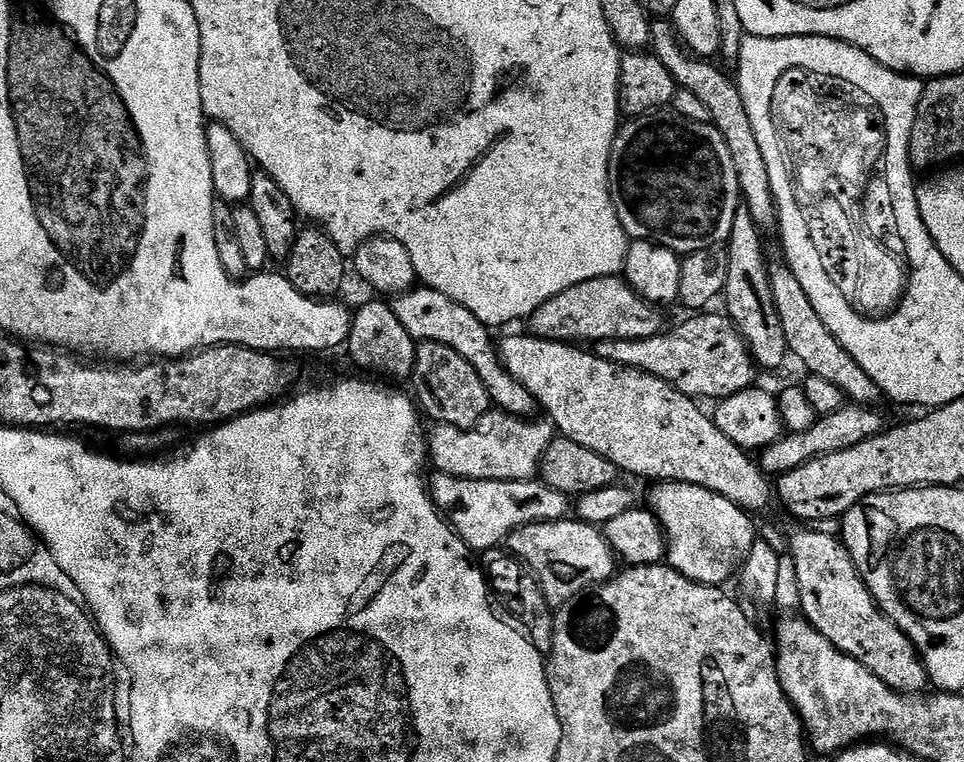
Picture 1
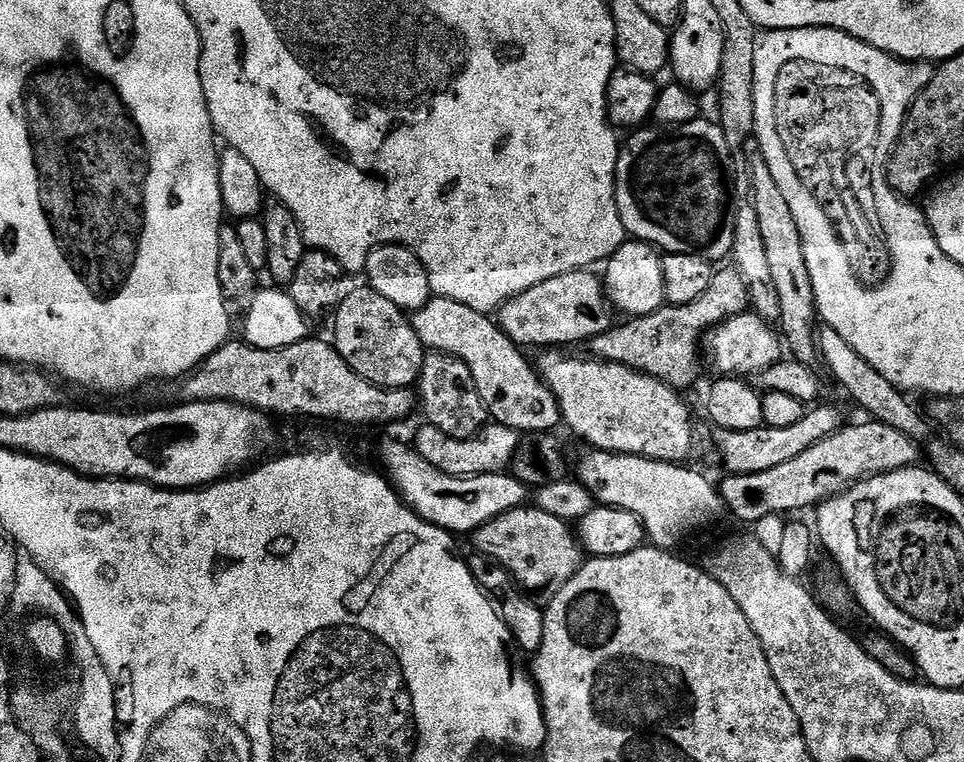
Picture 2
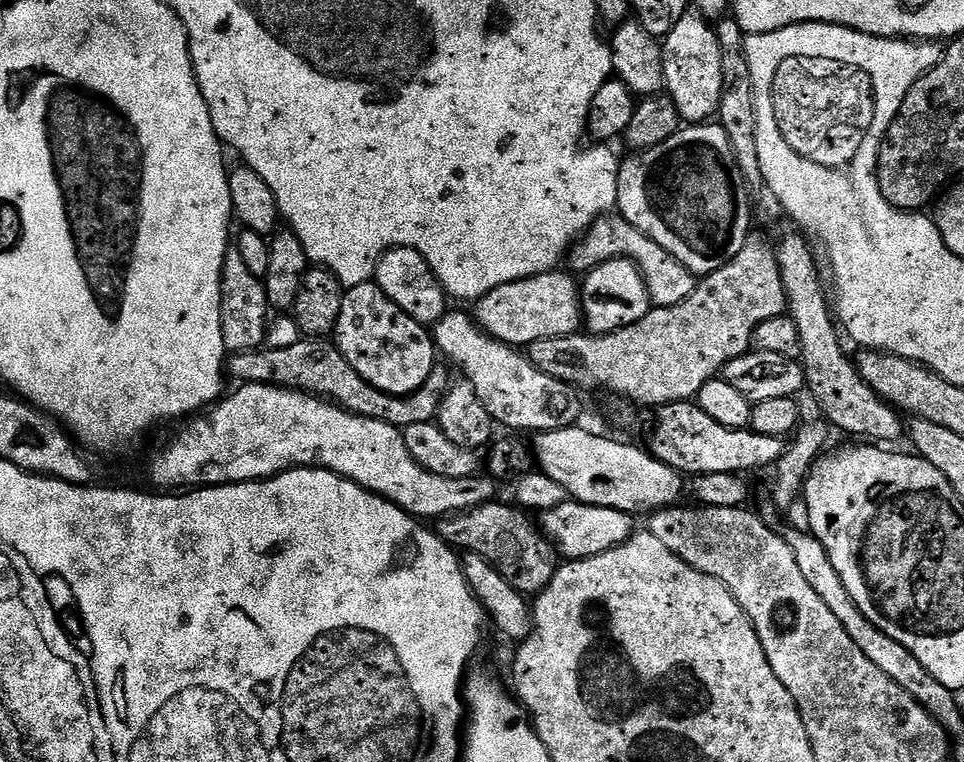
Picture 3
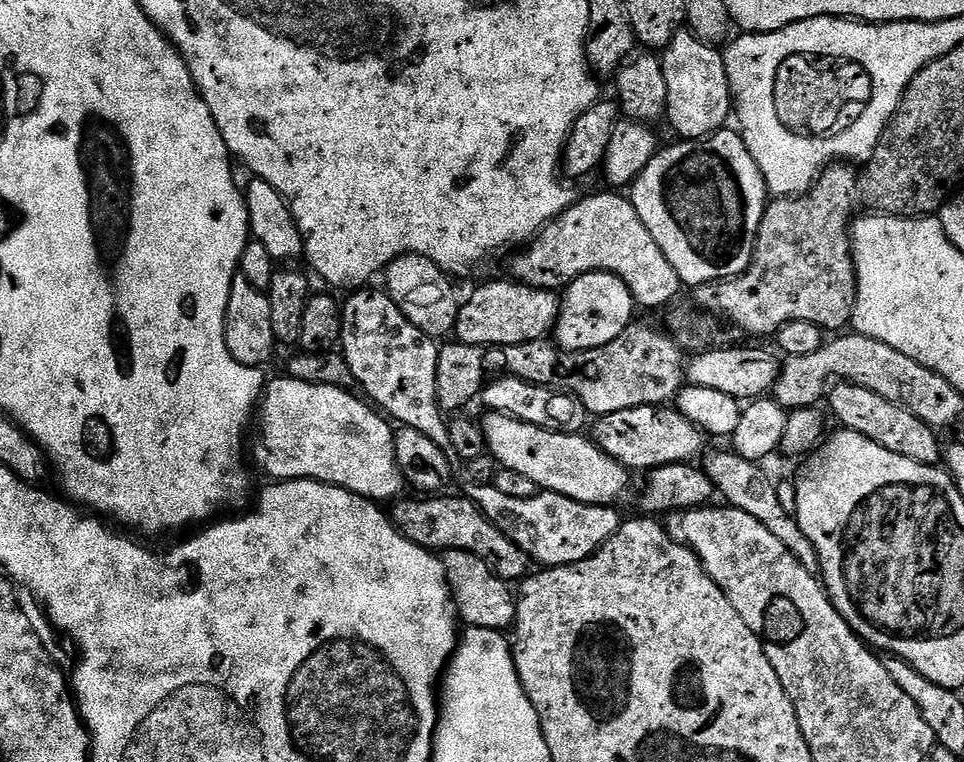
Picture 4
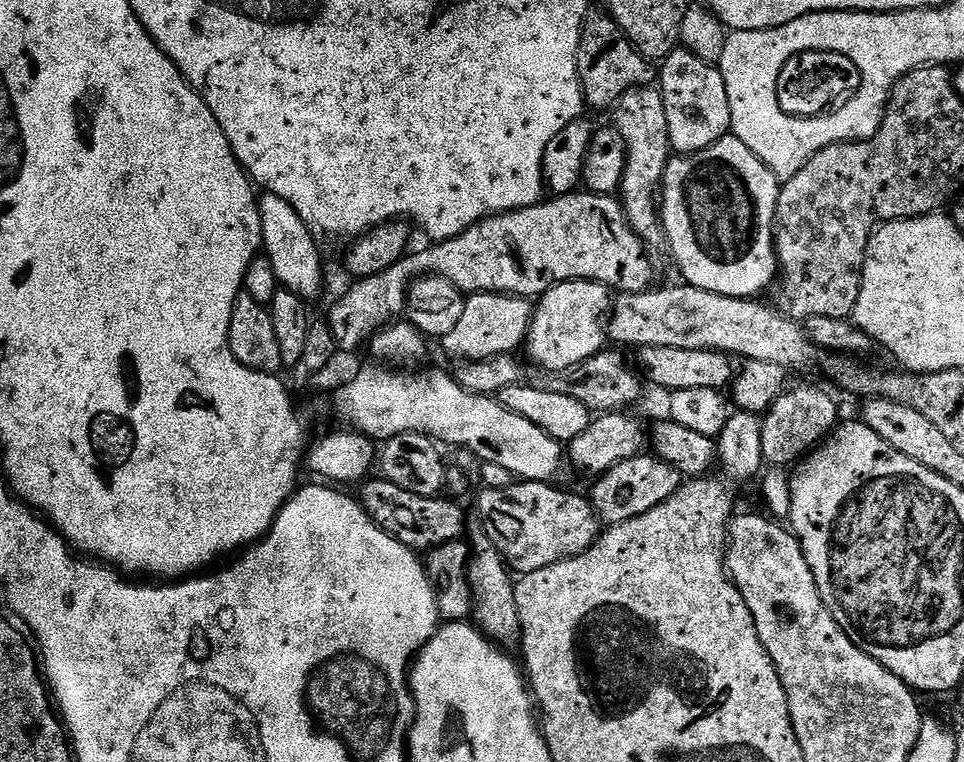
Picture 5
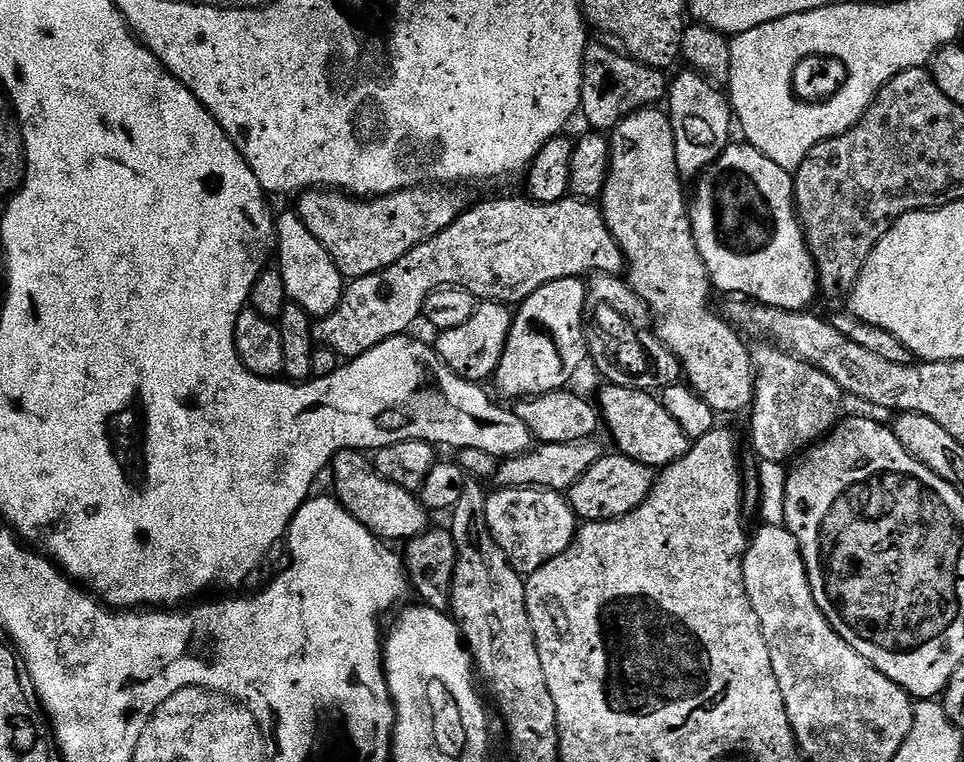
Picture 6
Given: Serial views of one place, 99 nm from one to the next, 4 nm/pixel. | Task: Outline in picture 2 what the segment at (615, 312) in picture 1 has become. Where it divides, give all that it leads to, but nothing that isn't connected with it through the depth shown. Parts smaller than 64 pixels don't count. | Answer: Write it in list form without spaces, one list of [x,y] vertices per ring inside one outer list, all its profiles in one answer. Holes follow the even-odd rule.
[[[581,270],[578,272],[567,272],[566,274],[558,274],[558,278],[550,278],[546,282],[542,282],[538,286],[534,286],[530,290],[526,290],[521,294],[521,296],[515,296],[514,298],[508,300],[499,310],[498,310],[498,323],[501,330],[508,335],[510,339],[513,340],[517,346],[523,346],[525,349],[536,347],[536,350],[552,350],[557,346],[564,346],[560,344],[580,344],[583,342],[591,342],[595,336],[602,334],[606,330],[610,330],[614,327],[614,309],[611,304],[608,303],[608,294],[604,290],[604,285],[602,283],[601,277],[599,275],[595,276],[595,271],[592,270]]]

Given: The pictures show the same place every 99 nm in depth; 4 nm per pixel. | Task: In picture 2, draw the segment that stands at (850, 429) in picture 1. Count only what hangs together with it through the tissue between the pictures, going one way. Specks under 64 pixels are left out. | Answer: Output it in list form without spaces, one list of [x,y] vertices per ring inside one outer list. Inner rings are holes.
[[[817,403],[805,411],[802,422],[794,426],[774,427],[761,426],[754,430],[738,432],[716,428],[716,448],[720,451],[720,460],[724,463],[724,472],[741,476],[742,474],[762,474],[762,470],[774,470],[774,466],[782,466],[782,462],[790,462],[790,458],[798,458],[805,450],[810,450],[822,438],[830,438],[839,428],[845,427],[846,419],[832,404]]]

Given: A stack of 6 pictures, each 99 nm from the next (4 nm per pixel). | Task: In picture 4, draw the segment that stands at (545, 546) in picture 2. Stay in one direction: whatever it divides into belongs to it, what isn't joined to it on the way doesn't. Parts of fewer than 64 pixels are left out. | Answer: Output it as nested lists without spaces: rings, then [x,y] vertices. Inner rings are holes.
[[[432,494],[427,498],[420,498],[424,500],[397,499],[391,505],[390,519],[407,540],[413,540],[429,552],[443,554],[450,548],[470,550],[470,554],[478,554],[478,558],[485,560],[502,579],[509,582],[519,582],[529,575],[528,555],[478,505],[463,494],[444,495],[448,494]]]

